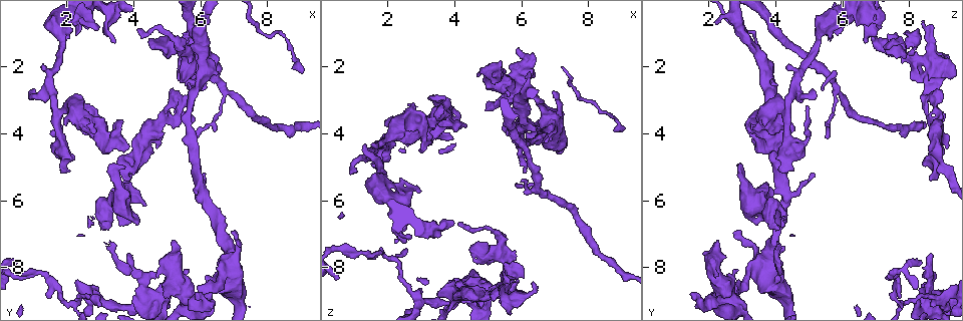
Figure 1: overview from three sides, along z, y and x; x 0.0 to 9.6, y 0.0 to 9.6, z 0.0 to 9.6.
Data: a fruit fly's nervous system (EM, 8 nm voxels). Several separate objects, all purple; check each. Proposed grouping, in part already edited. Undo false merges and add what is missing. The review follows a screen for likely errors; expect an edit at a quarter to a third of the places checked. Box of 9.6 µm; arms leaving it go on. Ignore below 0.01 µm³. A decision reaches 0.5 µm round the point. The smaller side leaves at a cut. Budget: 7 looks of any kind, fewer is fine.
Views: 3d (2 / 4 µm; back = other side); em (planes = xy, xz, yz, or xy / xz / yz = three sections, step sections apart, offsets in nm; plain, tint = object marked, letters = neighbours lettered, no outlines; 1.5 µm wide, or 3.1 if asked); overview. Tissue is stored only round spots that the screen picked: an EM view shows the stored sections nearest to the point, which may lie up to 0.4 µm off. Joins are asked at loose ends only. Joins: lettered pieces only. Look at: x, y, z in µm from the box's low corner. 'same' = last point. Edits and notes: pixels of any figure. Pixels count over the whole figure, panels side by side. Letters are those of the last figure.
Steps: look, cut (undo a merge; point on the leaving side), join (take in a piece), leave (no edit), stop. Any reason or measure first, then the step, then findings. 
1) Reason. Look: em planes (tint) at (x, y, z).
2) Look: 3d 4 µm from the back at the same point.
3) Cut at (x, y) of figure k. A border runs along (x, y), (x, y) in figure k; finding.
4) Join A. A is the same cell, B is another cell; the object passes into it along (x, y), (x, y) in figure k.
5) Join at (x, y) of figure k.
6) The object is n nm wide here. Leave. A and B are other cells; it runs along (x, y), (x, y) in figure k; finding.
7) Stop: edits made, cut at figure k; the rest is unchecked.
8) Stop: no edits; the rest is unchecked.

Sudden change in width. Look: em planes (letters) at (5.20, 1.20, 7.55).

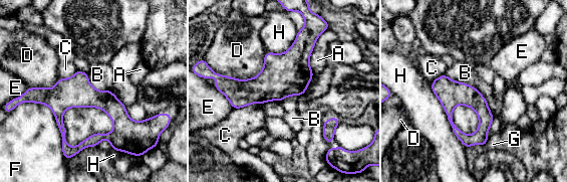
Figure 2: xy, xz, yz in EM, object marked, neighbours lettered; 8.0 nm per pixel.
The object is 200 nm wide here. Leave. A, B, C, D, E, F, G and H are other cells; continuous, no second cell.

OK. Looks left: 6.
Sudden change in width. Look: em yz step 4 (plain) at (1.70, 0.80, 5.35).

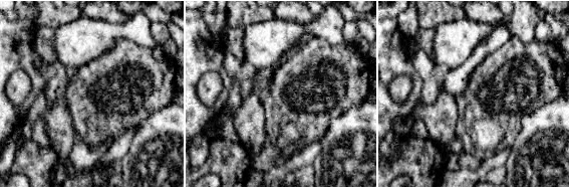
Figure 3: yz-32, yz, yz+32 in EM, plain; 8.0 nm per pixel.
Look: em yz step 4 (letters) at the same point.

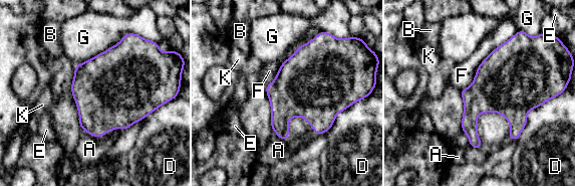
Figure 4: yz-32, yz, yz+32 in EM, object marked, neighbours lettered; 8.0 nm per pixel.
The object is 360 nm wide here. Leave. A, B, D, E, F, G and K are other cells; all the same cell.

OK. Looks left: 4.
Look: 3d 4 µm at (3.95, 8.90, 8.30).

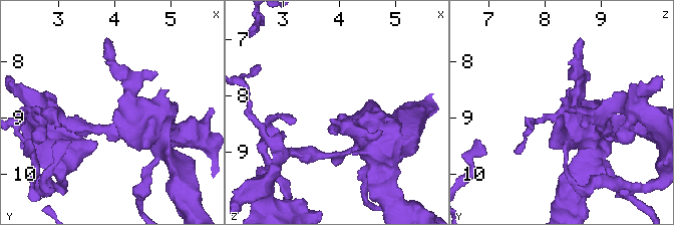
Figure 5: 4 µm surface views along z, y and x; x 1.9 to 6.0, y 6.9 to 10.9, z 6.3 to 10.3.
Look: em planes (letters) at (4.05, 8.90, 8.30).

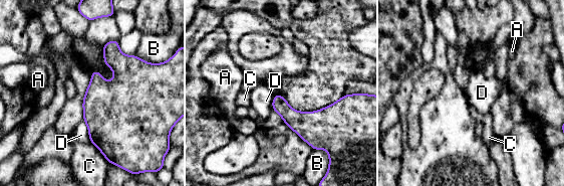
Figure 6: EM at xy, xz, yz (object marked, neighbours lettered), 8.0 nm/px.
The longest contact is with D, 200 nm. Leave. A, B, C and D are other cells; no lettered piece goes on from it.

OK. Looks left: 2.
Stop: no edits; the rest is unchecked.

